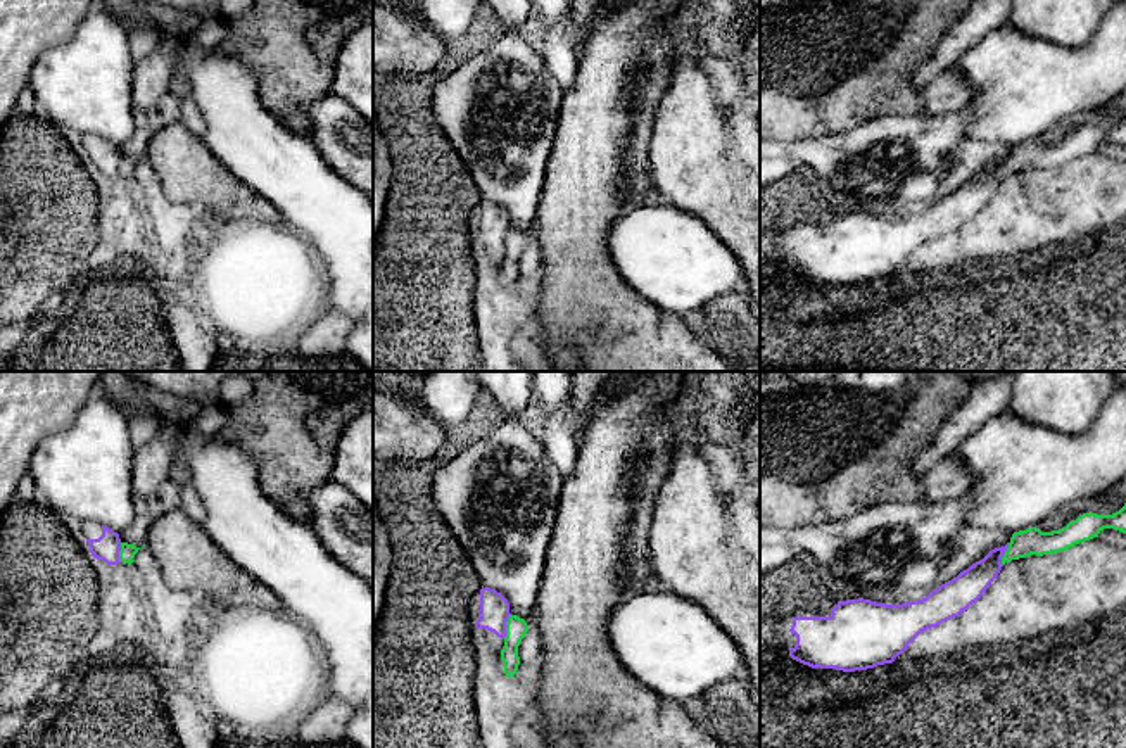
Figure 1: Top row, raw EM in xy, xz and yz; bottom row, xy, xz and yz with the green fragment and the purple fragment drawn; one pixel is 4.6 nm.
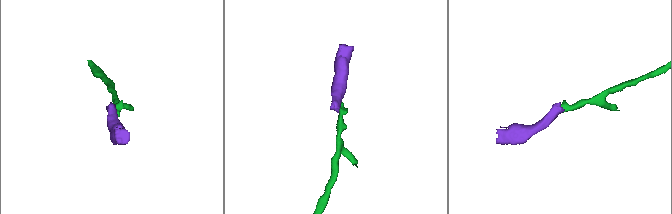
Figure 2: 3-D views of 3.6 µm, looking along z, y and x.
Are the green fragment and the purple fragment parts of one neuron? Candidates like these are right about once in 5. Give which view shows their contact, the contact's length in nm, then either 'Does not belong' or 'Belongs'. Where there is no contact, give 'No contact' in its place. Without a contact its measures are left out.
Touches green in xz. Shared border 120 nm. Does not belong

